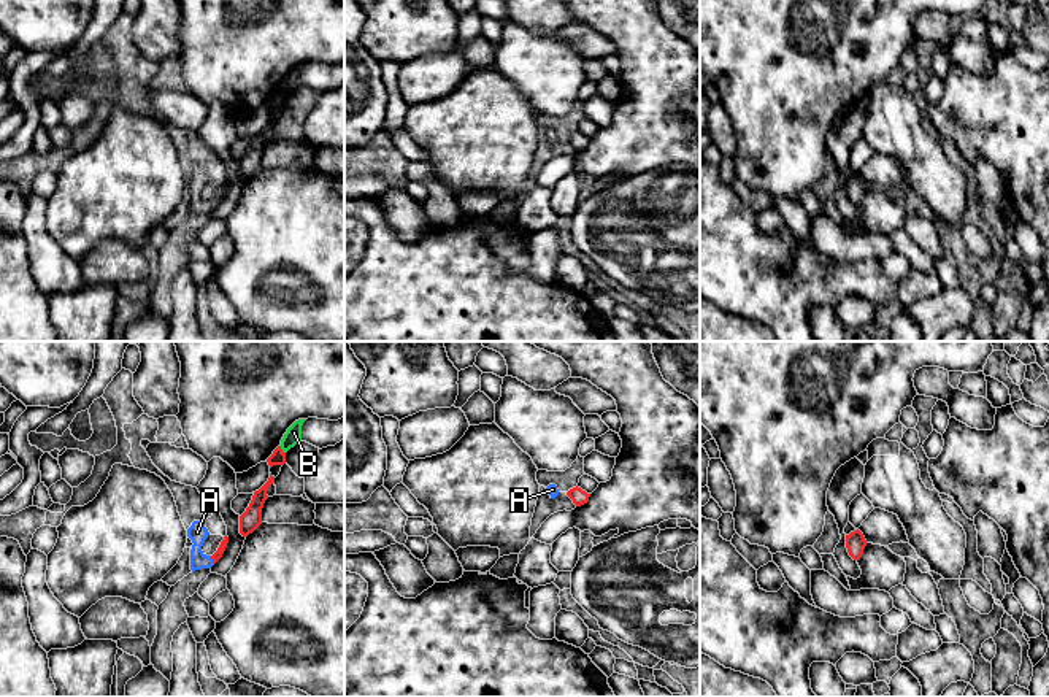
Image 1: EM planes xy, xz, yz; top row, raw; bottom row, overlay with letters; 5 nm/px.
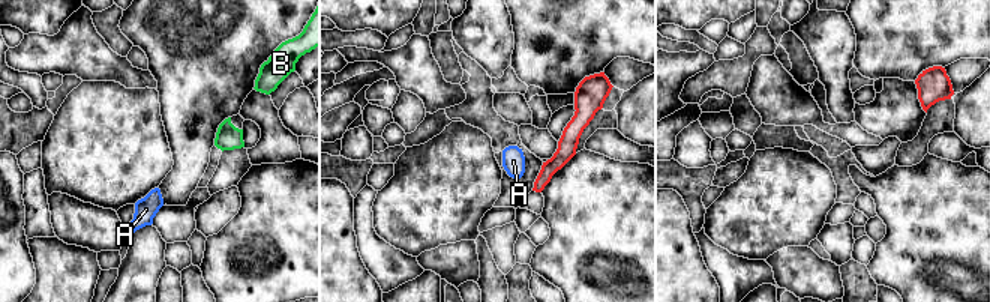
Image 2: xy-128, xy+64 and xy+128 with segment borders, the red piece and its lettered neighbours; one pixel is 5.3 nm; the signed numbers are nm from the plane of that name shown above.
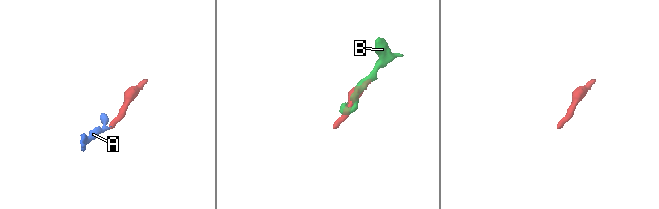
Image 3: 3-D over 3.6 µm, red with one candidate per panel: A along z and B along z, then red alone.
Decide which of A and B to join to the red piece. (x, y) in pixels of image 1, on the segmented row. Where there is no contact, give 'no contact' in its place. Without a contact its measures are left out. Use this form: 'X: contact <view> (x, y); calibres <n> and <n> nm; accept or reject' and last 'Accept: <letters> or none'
A: contact xy (211, 558); calibres 50 and 100 nm; accept
B: contact xy (281, 450); calibres 80 and 80 nm; reject
Accept: A

